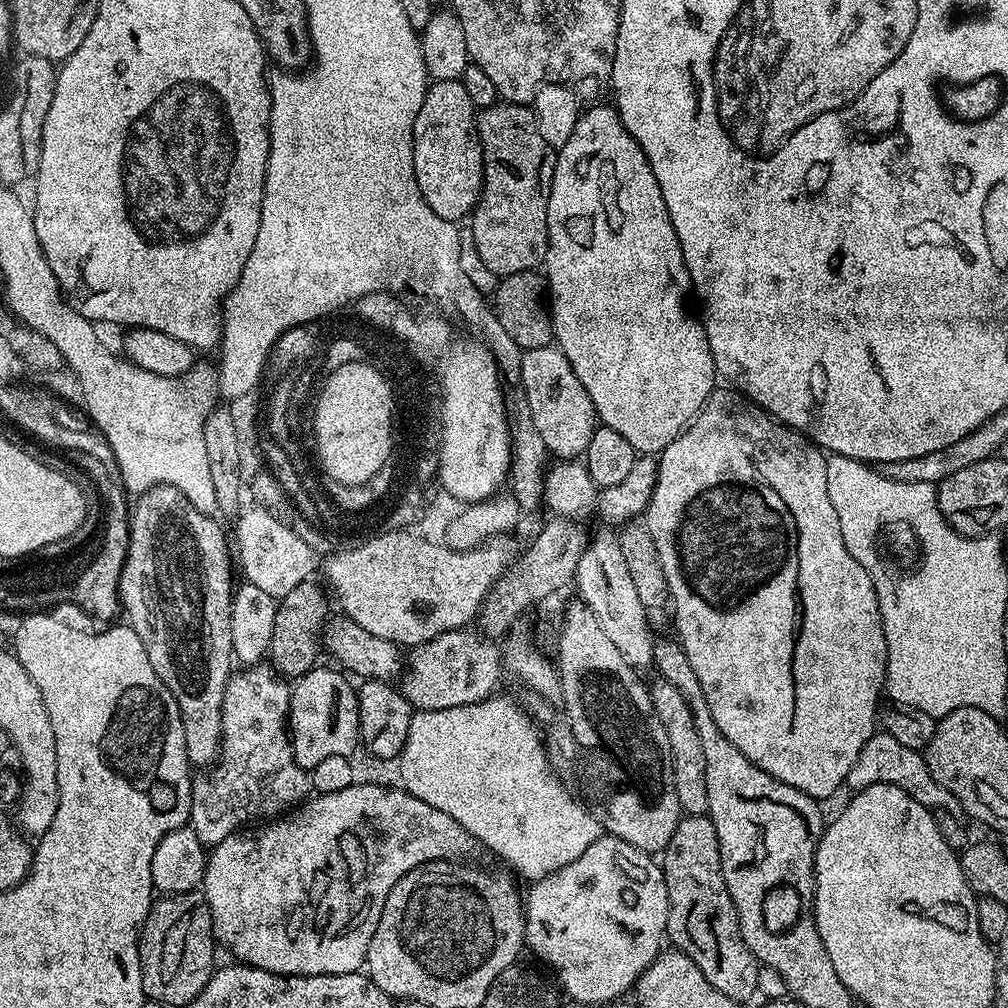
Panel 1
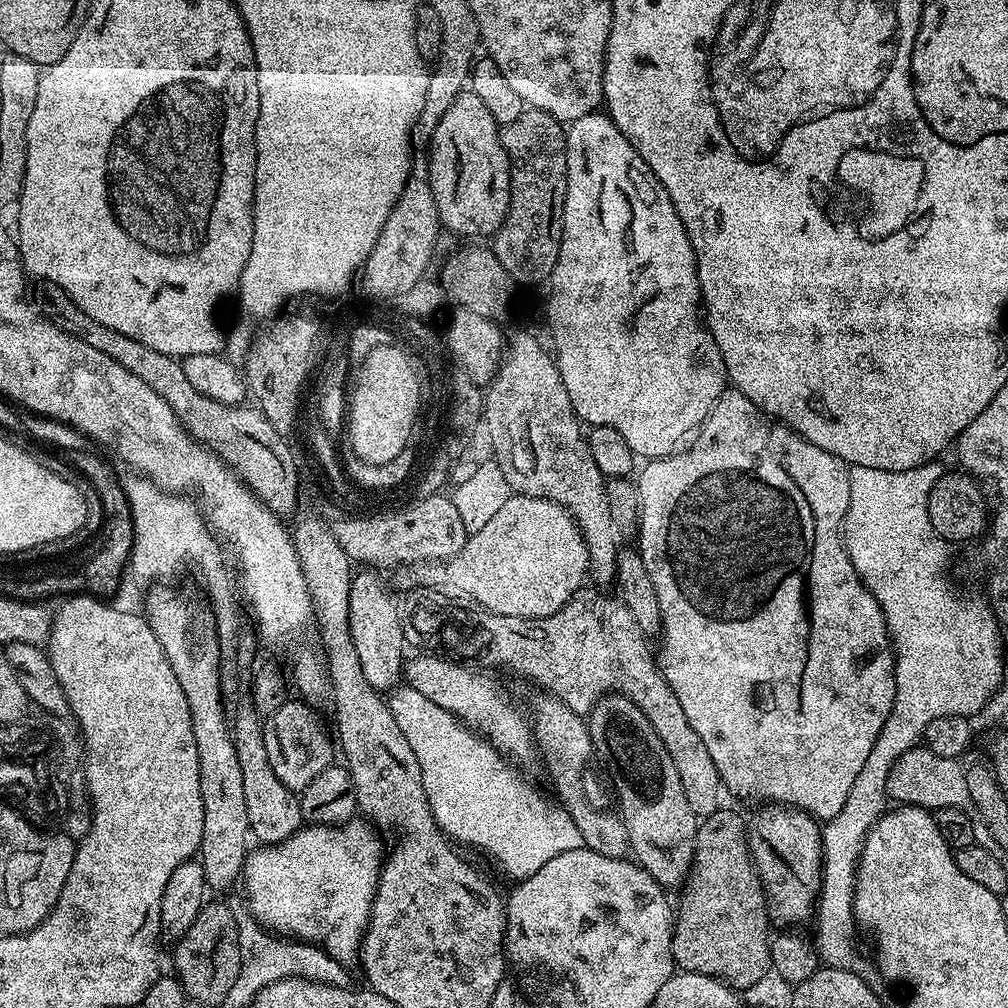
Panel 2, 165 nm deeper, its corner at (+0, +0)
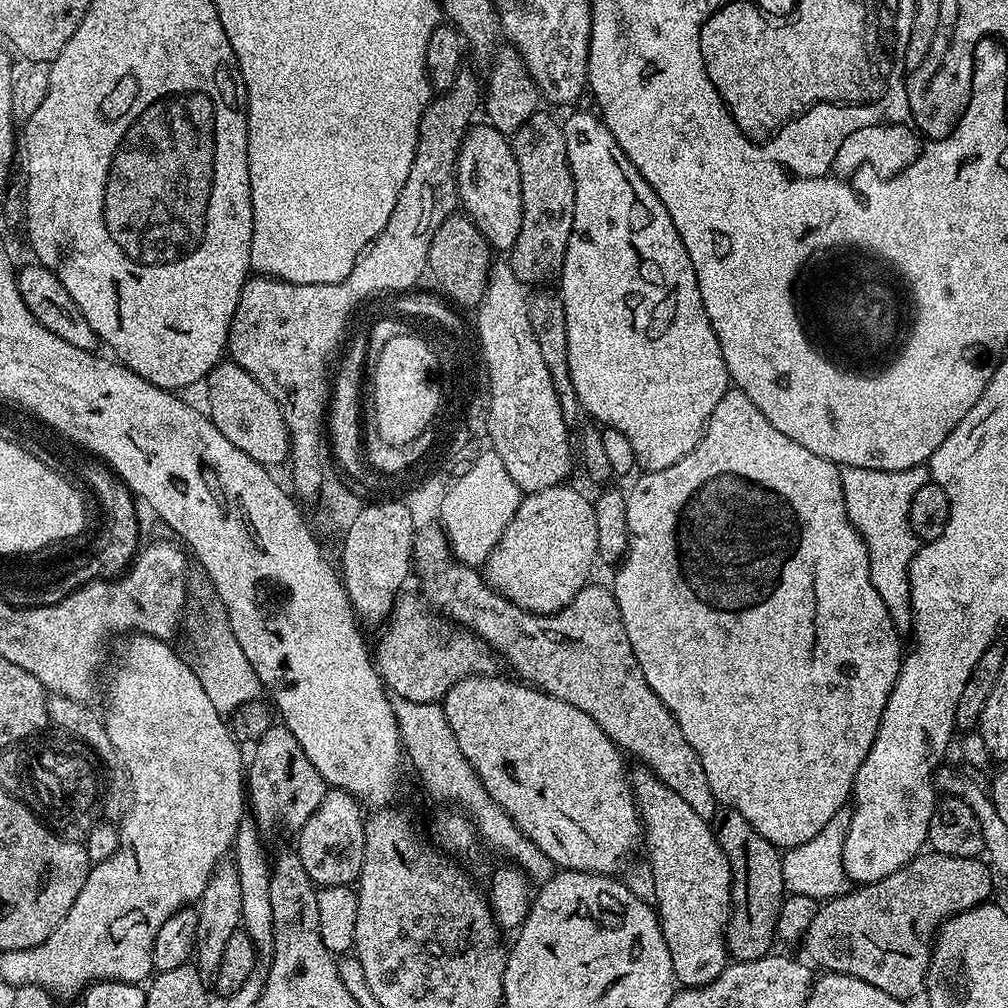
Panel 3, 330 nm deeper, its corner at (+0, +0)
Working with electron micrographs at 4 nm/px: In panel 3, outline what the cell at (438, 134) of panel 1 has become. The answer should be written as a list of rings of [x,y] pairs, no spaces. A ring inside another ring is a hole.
[[[487,122],[475,123],[468,129],[460,144],[459,158],[456,160],[457,197],[465,215],[471,217],[476,228],[488,240],[489,245],[497,251],[511,251],[521,232],[522,196],[521,175],[518,174],[518,164],[512,145],[507,135],[498,131]]]

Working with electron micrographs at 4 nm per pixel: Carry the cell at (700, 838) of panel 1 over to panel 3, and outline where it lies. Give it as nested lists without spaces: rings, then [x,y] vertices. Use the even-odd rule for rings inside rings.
[[[728,810],[723,813],[725,816],[719,817],[720,825],[715,825],[716,841],[719,842],[721,850],[726,854],[730,862],[732,871],[732,915],[728,917],[728,931],[726,939],[728,950],[733,961],[757,960],[769,955],[773,951],[772,944],[777,943],[776,939],[776,919],[780,913],[780,907],[786,895],[784,883],[782,882],[782,852],[775,848],[742,814]]]

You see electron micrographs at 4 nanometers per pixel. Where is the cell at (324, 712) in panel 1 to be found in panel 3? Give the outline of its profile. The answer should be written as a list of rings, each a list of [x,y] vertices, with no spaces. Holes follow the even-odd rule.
[[[280,722],[273,723],[272,728],[262,734],[251,752],[252,760],[250,756],[246,764],[246,800],[256,825],[265,837],[275,832],[299,833],[324,797],[326,785],[322,774],[314,770],[314,762],[310,762],[306,750],[298,746],[298,738]]]

